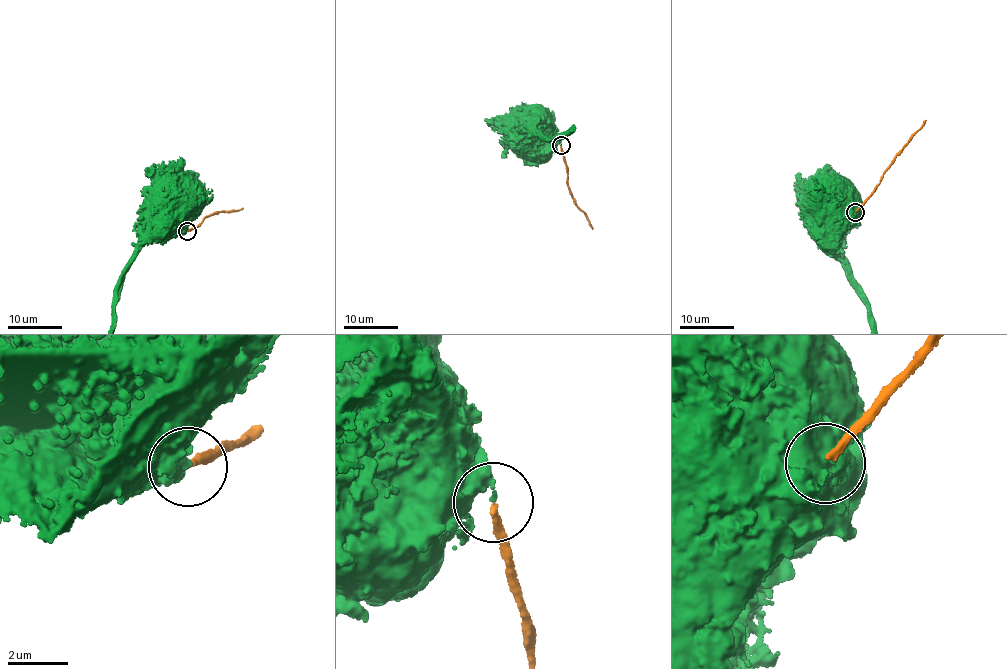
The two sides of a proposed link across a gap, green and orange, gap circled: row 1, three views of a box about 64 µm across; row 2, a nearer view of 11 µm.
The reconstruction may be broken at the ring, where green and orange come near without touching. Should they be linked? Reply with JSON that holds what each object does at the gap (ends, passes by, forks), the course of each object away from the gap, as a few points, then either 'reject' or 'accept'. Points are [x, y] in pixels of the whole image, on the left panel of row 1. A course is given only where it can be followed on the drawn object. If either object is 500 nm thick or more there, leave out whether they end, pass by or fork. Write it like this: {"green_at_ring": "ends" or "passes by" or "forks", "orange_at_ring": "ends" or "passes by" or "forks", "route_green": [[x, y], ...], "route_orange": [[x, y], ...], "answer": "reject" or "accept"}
{"green_at_ring": "ends", "orange_at_ring": "ends", "route_green": [[186, 231], [164, 222], [161, 216], [164, 221]], "route_orange": [[187, 230], [211, 215], [243, 208]], "answer": "reject"}

